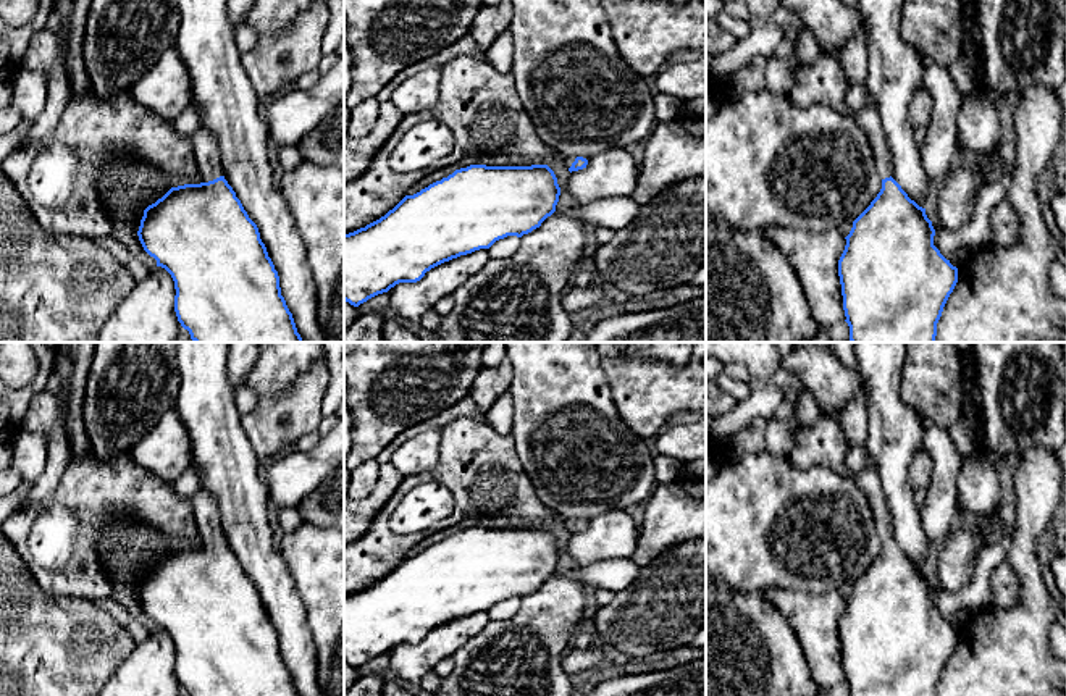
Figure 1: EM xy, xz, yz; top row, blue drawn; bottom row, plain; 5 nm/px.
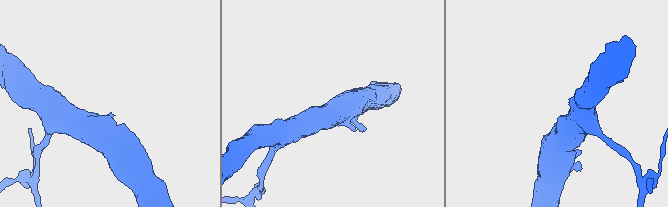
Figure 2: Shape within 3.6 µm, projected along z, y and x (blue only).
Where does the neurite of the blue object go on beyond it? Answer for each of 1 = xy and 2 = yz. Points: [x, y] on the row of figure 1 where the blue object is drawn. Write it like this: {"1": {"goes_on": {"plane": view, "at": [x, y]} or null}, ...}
{"1": {"goes_on": {"plane": "xy", "at": [205, 147]}}, "2": {"goes_on": {"plane": "yz", "at": [868, 118]}}}

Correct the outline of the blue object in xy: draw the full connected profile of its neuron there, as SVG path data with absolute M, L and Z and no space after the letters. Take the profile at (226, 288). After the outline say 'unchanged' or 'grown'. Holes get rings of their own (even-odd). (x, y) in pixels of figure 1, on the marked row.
M204 128L191 140L202 182L171 187L144 210L137 231L144 250L174 281L178 321L189 331L194 342L304 342L281 296L279 276L260 239L258 228L223 176L218 140Z | grown

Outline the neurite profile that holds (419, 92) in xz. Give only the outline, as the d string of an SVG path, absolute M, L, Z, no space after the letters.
M441 69L418 71L404 81L392 94L389 102L399 115L434 110L439 95Z

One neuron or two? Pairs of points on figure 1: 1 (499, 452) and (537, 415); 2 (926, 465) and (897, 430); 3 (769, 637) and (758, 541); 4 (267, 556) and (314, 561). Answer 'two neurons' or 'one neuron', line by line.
1: two neurons
2: two neurons
3: two neurons
4: two neurons

